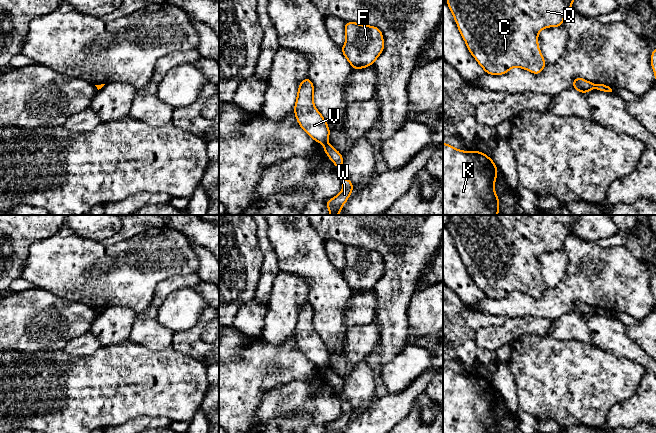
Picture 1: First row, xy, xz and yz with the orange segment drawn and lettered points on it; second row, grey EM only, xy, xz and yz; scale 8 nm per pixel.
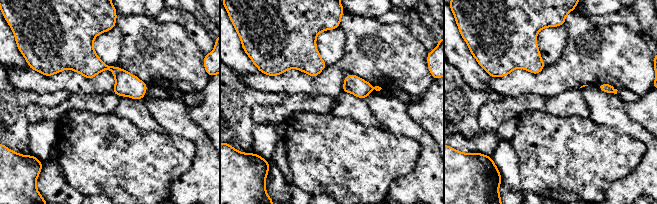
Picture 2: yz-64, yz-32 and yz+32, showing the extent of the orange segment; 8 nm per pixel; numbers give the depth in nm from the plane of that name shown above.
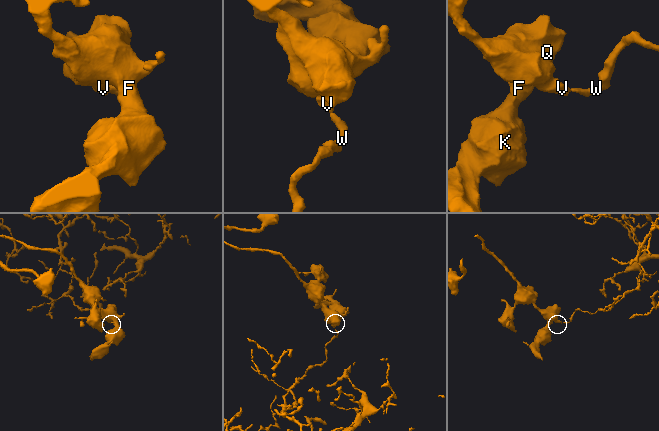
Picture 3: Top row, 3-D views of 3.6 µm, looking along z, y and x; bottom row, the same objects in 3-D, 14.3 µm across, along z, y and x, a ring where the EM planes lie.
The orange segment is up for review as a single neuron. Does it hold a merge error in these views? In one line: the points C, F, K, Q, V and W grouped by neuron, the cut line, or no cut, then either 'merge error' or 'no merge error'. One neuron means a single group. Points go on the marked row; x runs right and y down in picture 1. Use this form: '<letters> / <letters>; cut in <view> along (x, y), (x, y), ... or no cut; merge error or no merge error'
C F K Q V / W; cut in yz along (594, 84), (595, 87); merge error

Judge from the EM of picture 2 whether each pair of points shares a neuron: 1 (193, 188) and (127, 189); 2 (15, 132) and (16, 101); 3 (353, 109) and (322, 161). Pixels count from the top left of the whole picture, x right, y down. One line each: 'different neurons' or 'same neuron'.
1: different neurons
2: same neuron
3: different neurons

